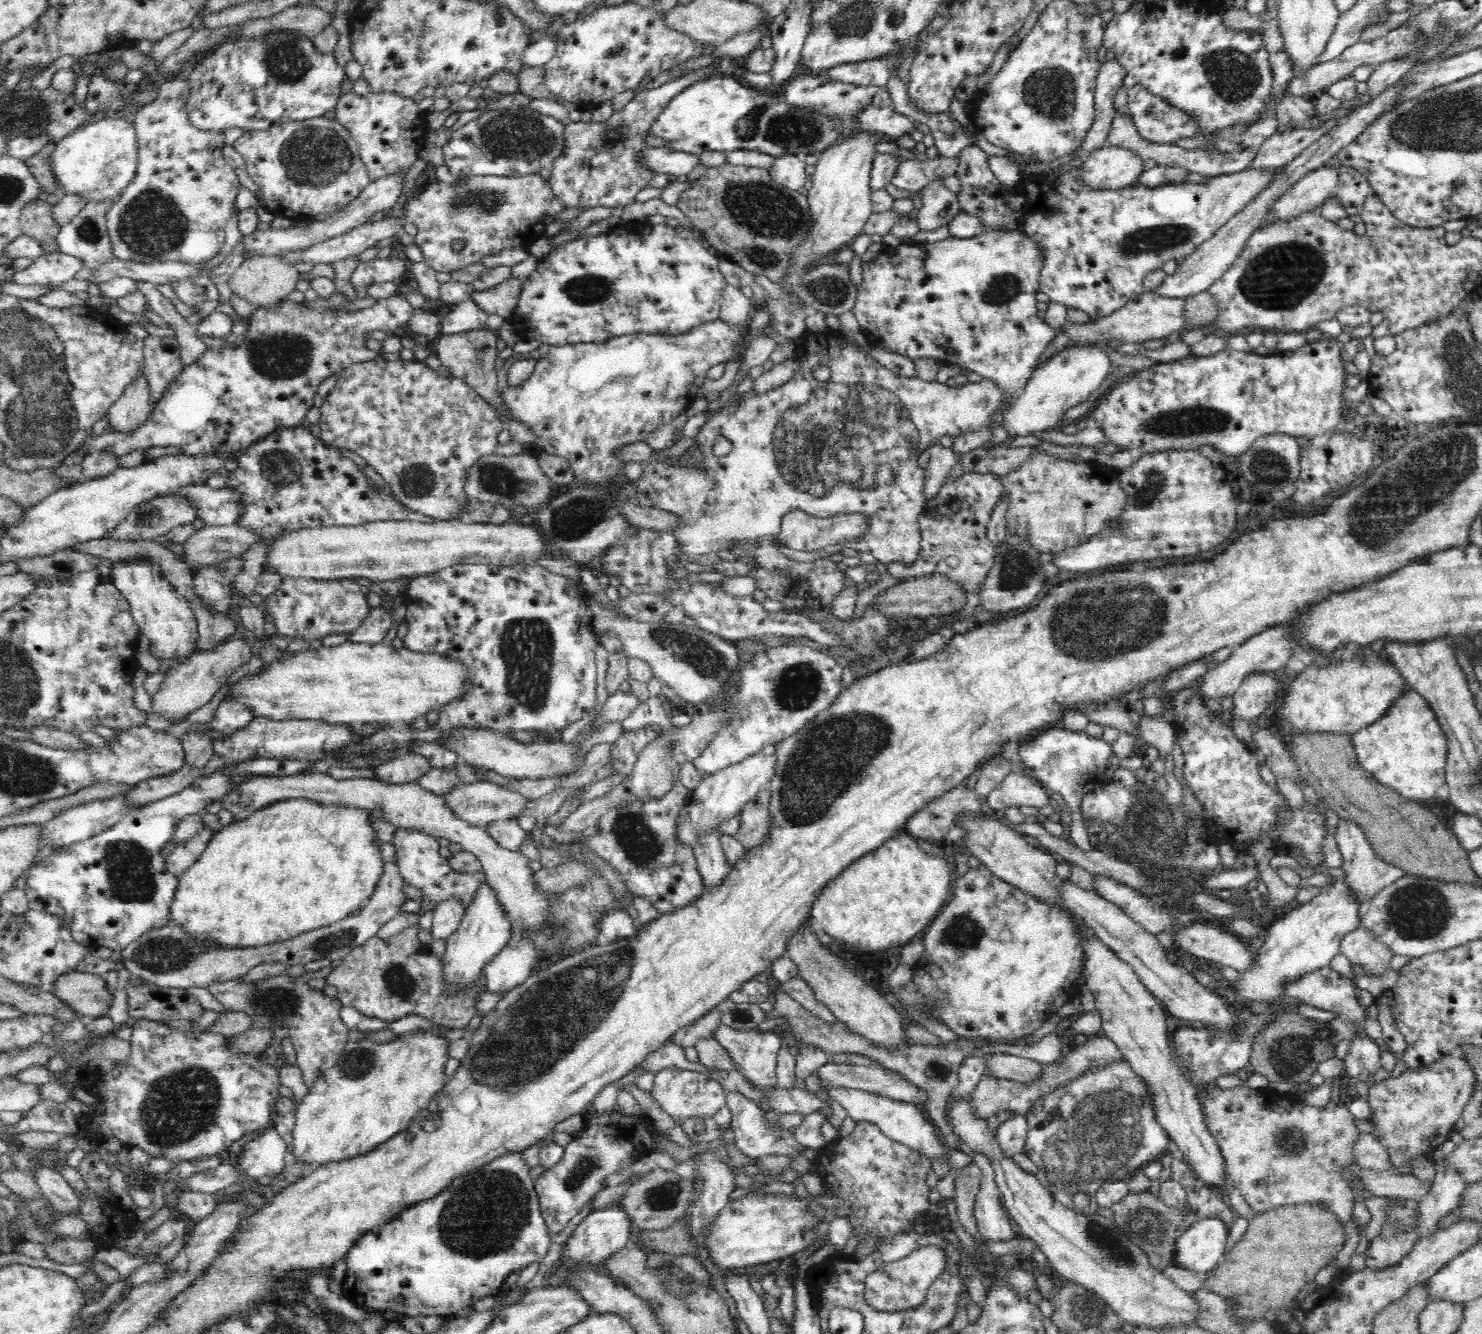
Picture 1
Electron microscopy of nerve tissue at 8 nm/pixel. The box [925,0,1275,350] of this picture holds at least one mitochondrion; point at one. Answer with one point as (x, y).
(1232, 74)

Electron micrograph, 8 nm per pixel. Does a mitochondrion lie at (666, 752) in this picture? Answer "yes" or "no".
yes

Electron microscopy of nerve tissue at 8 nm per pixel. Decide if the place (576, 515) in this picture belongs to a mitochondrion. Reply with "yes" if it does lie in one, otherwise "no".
yes

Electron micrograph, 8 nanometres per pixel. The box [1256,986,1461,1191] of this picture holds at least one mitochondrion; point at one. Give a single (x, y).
(1291, 1052)

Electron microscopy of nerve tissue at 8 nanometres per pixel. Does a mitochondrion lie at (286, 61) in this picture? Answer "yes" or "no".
yes

